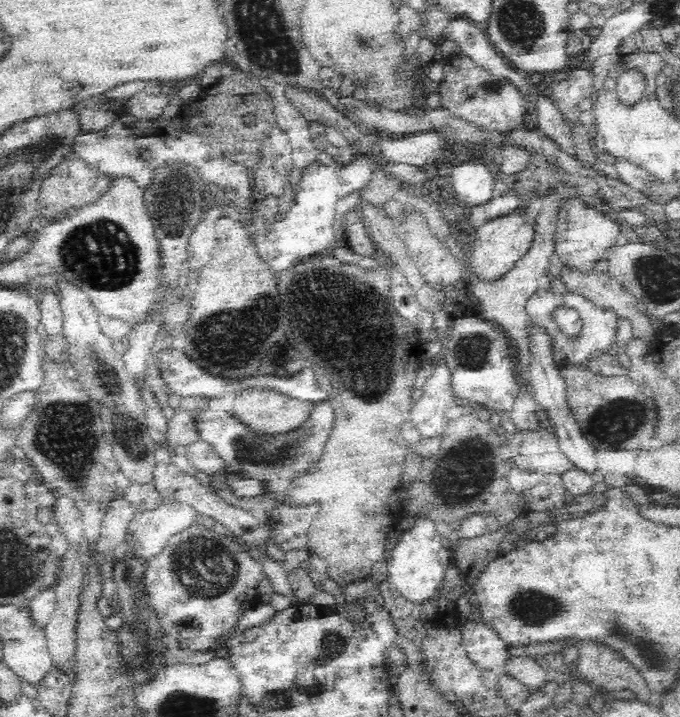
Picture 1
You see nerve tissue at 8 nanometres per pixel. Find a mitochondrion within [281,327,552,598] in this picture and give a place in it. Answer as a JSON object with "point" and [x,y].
{"point":[459,476]}

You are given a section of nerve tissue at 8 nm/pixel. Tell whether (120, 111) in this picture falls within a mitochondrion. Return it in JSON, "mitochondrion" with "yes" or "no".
{"mitochondrion":"no"}

